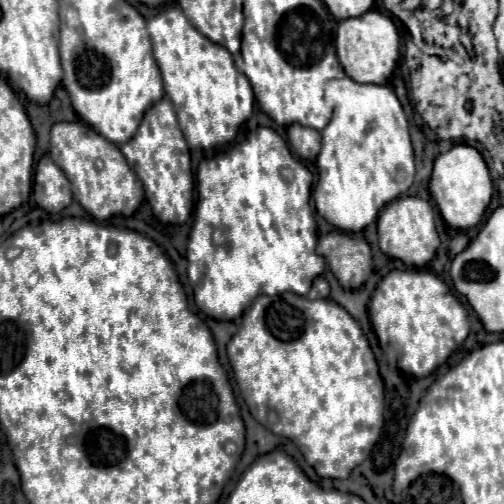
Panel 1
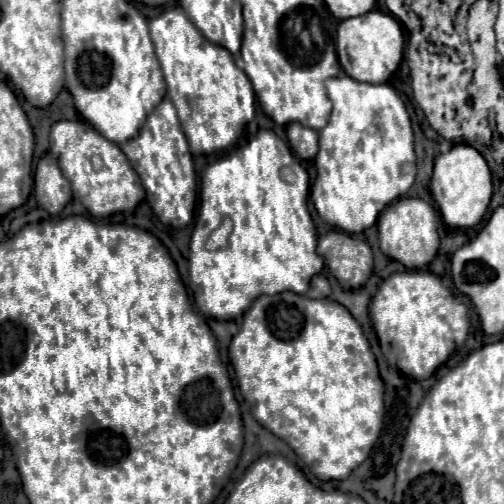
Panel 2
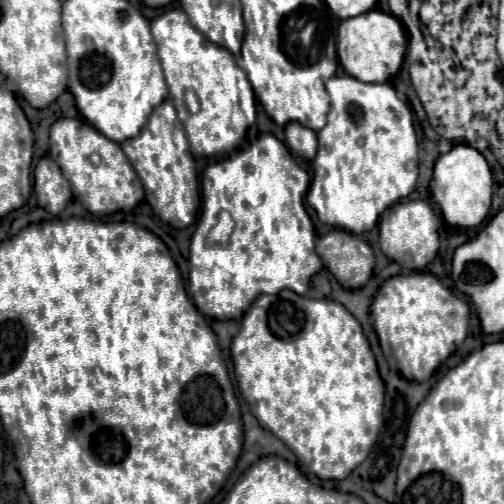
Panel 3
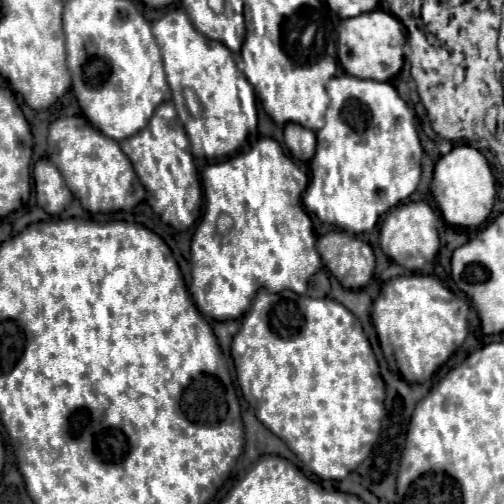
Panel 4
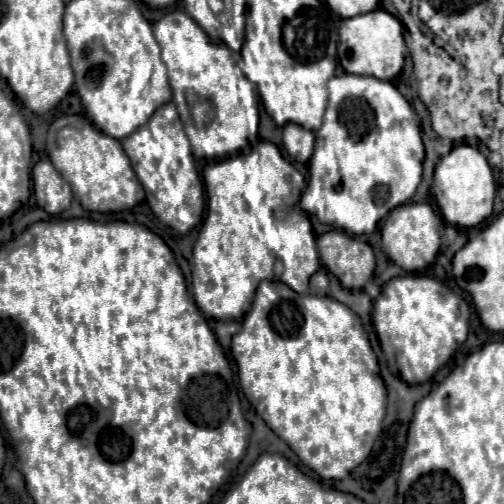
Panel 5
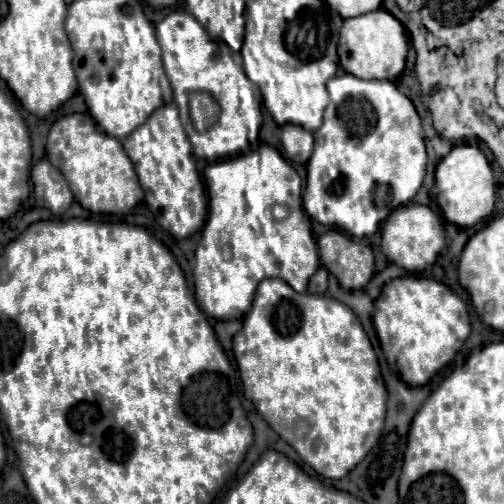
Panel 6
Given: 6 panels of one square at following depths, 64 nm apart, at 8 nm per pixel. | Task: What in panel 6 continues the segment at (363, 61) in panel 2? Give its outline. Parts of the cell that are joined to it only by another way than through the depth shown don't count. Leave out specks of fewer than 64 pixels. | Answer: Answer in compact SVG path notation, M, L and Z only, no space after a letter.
M384 8L362 16L354 16L344 20L344 26L339 32L337 52L339 62L348 74L354 74L364 80L368 78L396 80L406 66L406 56L408 56L406 30L400 24L400 20L396 20Z

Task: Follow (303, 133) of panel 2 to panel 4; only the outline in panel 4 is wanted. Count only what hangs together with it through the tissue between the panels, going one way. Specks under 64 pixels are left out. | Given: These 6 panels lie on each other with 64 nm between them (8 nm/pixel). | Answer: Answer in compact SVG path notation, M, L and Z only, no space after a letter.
M286 124L284 128L284 144L292 158L308 162L314 156L316 150L316 134L308 128L302 128L300 124Z

